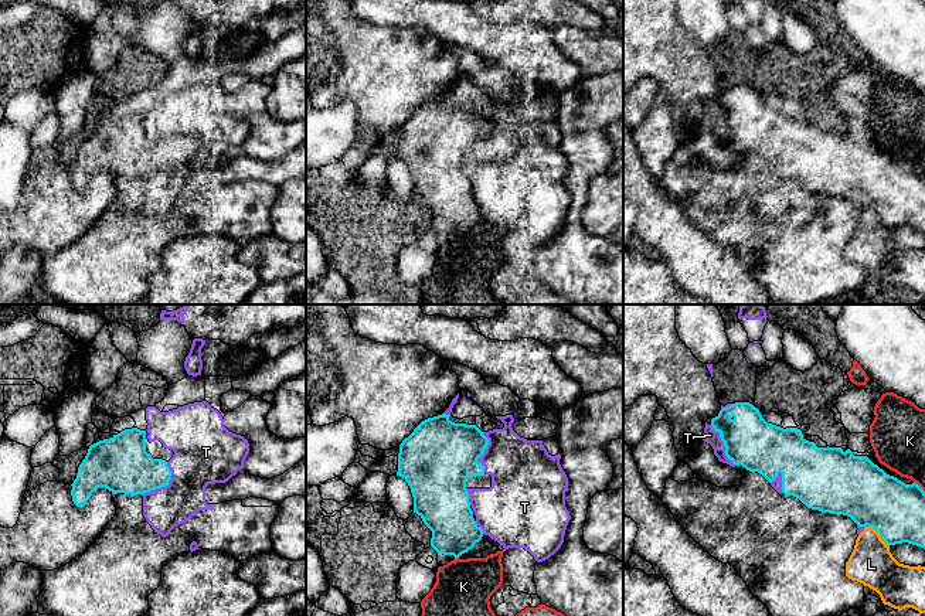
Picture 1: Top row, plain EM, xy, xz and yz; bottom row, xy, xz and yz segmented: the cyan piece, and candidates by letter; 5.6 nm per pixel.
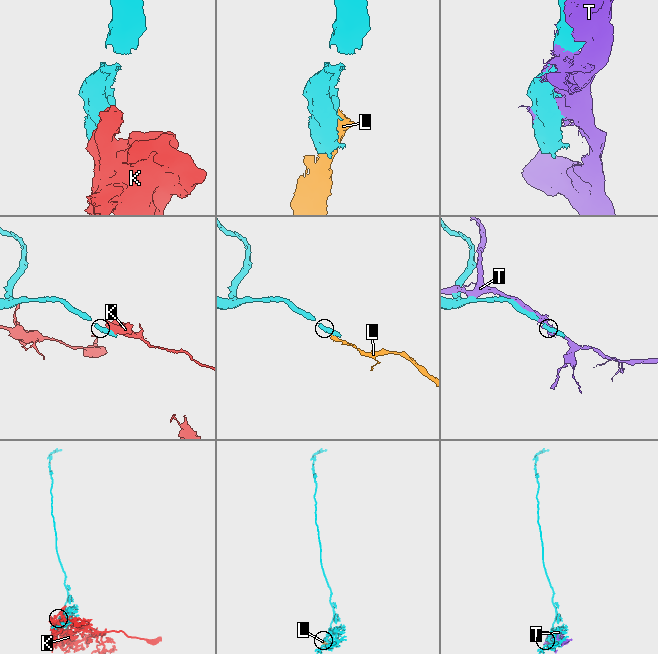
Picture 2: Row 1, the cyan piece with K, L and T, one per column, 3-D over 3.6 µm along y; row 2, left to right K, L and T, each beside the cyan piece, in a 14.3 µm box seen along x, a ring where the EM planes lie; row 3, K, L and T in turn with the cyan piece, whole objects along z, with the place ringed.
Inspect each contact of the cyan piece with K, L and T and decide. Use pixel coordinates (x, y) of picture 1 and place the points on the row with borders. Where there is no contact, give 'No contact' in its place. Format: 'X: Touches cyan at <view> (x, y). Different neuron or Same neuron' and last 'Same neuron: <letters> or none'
K: Touches cyan at xz (456, 557). Different neuron
L: Touches cyan at yz (880, 535). Different neuron
T: Touches cyan at yz (724, 445). Different neuron
Same neuron: none

